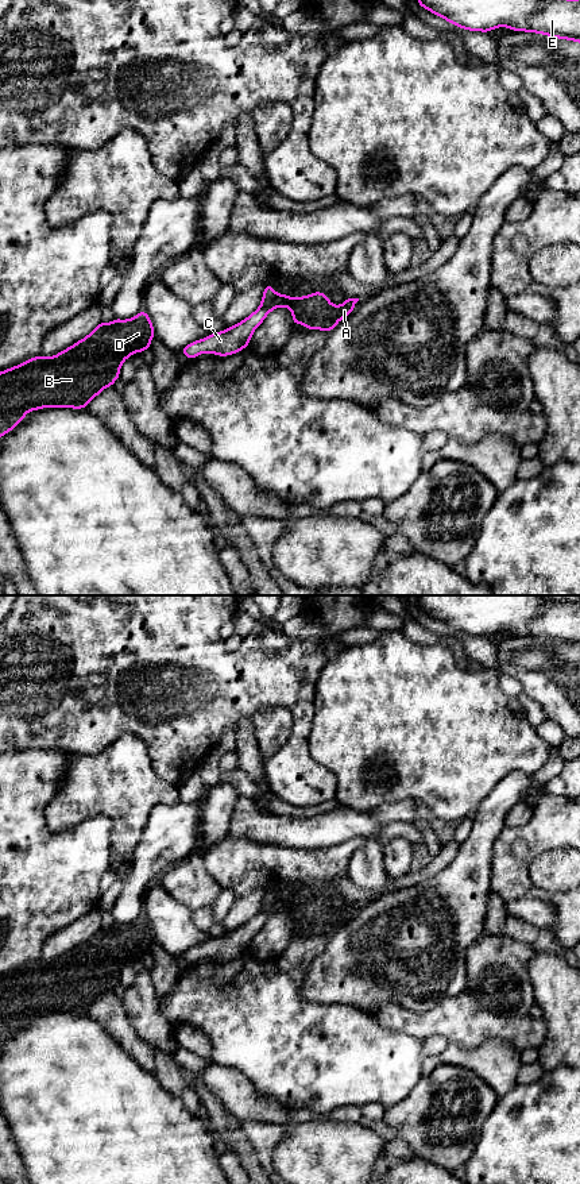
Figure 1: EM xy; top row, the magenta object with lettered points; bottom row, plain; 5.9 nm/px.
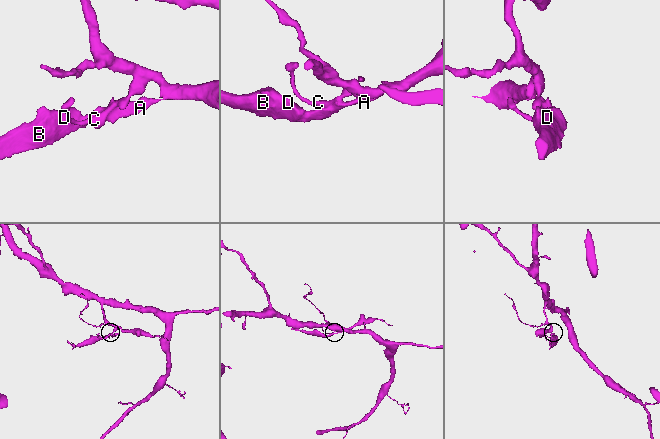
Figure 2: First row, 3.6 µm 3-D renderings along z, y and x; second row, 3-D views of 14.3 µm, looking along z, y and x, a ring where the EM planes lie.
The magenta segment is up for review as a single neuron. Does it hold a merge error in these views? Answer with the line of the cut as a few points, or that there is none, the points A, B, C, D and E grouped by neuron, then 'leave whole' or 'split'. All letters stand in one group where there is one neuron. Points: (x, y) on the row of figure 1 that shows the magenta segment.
xy (260, 305), (267, 305), (271, 309) | A B D / C E | split

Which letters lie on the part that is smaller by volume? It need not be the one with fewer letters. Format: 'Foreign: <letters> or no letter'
Foreign: A, B, D

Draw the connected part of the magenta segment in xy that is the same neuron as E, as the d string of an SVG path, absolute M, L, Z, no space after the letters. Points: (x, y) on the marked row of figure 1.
M417 0L468 31L509 27L580 43L580 0Z

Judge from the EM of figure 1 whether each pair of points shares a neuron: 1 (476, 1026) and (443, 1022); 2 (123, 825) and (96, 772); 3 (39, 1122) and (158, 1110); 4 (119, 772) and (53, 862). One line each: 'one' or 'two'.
1: one
2: one
3: one
4: two

